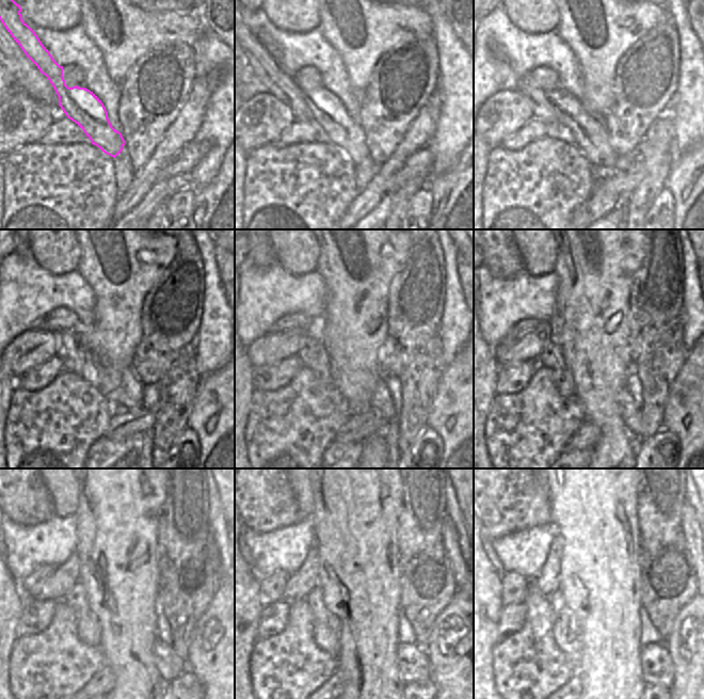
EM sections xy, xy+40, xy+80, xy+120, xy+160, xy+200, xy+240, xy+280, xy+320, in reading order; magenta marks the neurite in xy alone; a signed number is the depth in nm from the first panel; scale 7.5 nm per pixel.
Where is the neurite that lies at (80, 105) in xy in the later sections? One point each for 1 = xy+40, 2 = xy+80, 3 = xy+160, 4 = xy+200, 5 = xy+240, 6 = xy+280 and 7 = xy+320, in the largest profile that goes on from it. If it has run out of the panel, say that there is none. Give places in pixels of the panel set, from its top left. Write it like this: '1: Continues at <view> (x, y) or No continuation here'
1: Continues at xy+40 (326, 110)
2: Continues at xy+80 (589, 133)
3: Continues at xy+160 (381, 399)
4: Continues at xy+200 (628, 408)
5: Continues at xy+240 (172, 666)
6: Continues at xy+280 (413, 662)
7: Continues at xy+320 (656, 666).

